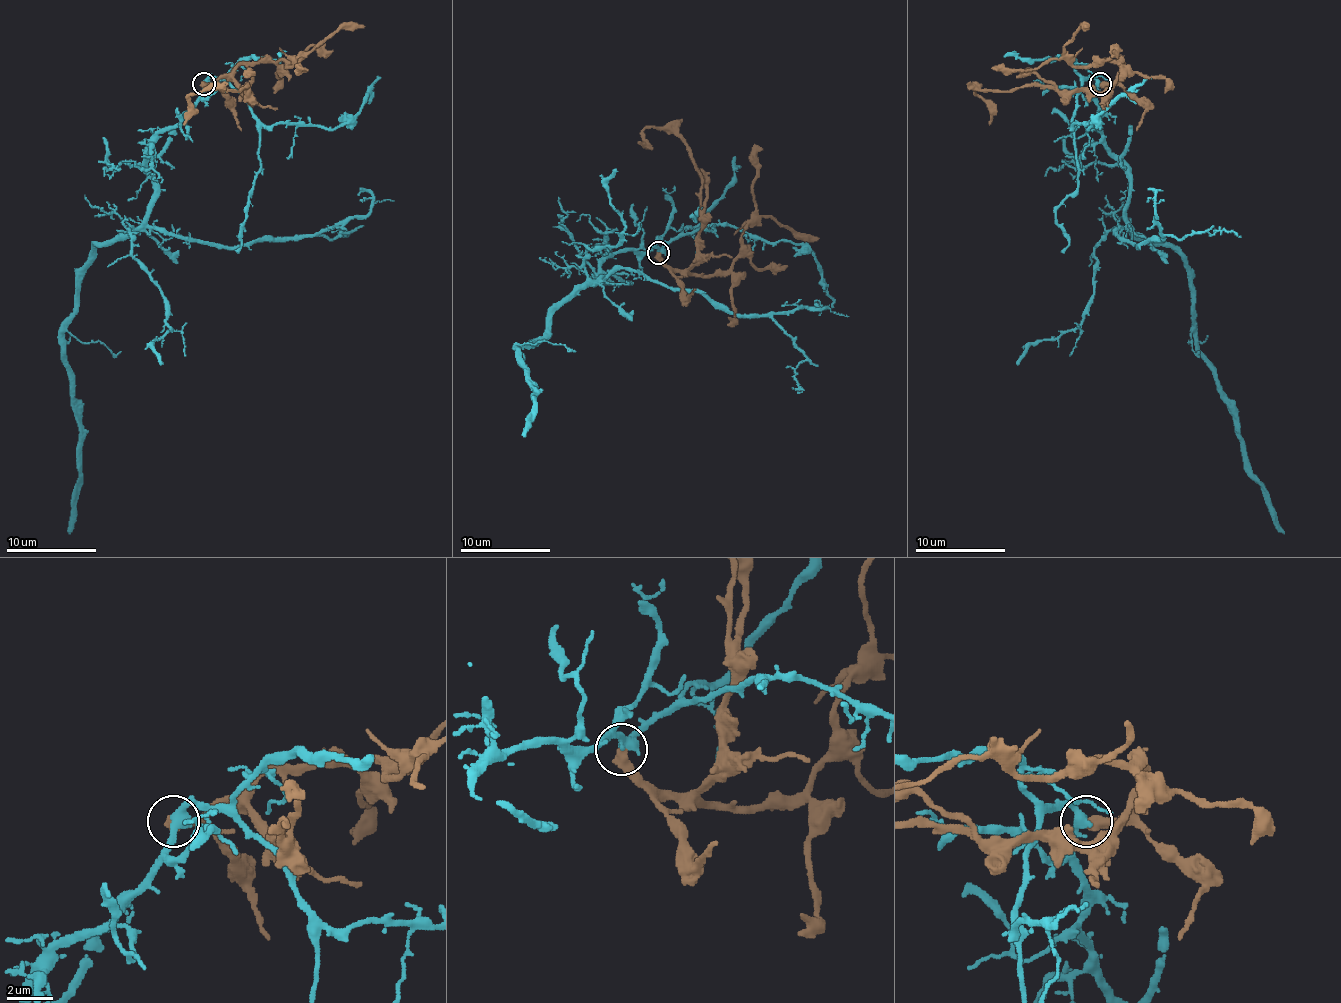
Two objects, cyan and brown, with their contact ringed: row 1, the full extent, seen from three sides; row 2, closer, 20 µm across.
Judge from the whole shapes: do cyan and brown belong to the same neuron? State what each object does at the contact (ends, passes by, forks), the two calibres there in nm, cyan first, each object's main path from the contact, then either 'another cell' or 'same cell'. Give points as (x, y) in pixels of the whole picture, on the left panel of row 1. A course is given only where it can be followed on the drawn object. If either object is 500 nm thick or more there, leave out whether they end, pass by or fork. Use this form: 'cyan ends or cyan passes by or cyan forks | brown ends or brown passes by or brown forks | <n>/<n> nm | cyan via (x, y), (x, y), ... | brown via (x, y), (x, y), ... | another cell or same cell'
cyan passes by | brown ends | 400/480 nm | cyan via (203, 83), (194, 106), (146, 153), (153, 201), (142, 221), (96, 246), (65, 332), (81, 466), (69, 534) | brown via (203, 83), (230, 79), (244, 92), (248, 86), (237, 90), (192, 95), (189, 117), (182, 124) | another cell

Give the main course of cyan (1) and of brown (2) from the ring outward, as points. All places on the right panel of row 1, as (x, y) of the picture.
1: (1101, 83), (1098, 131), (1130, 183), (1126, 221), (1182, 258), (1196, 353), (1284, 534)
2: (1101, 83), (1119, 79), (1101, 92), (1024, 86), (976, 90), (976, 95), (990, 108), (990, 124)

